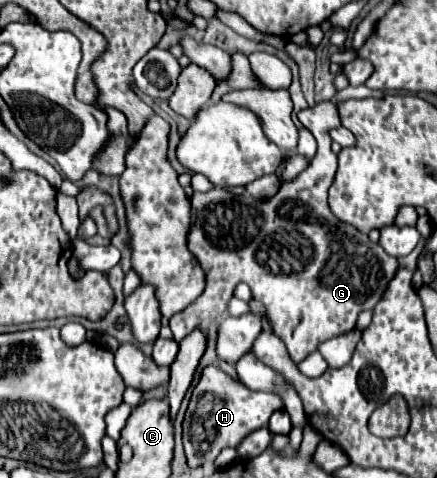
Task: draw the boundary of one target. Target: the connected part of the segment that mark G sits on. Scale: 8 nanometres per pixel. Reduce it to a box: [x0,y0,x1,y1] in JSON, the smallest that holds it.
[169,102,399,362]

